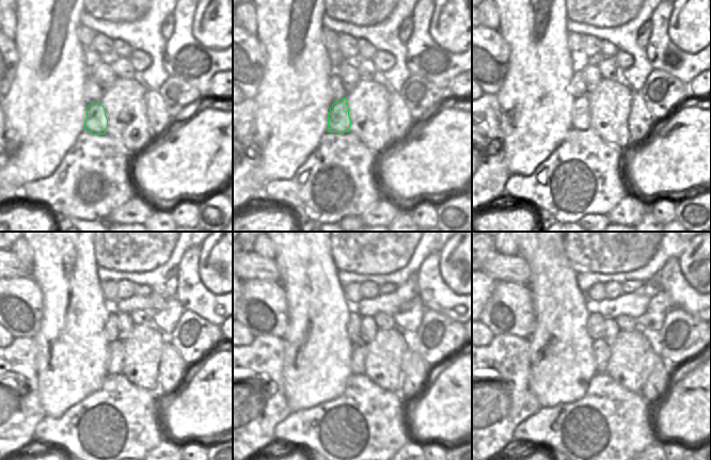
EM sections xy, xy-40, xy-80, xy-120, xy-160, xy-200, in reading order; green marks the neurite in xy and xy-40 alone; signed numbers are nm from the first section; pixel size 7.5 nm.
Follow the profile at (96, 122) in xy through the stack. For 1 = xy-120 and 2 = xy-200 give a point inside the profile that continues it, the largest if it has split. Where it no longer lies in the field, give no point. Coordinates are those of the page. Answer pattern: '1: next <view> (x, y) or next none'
1: next xy-120 (115, 350)
2: next xy-200 (601, 350)

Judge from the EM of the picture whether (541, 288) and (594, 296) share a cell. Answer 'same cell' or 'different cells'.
different cells

